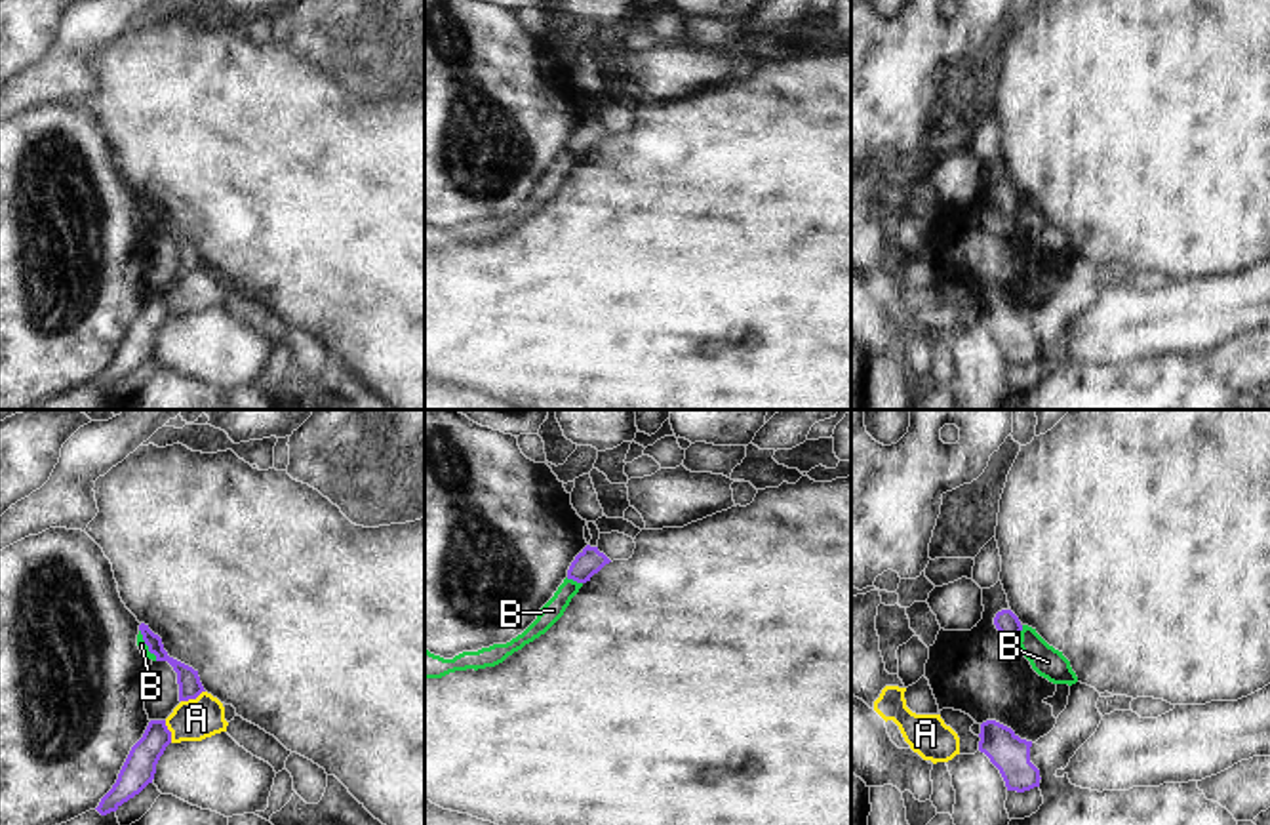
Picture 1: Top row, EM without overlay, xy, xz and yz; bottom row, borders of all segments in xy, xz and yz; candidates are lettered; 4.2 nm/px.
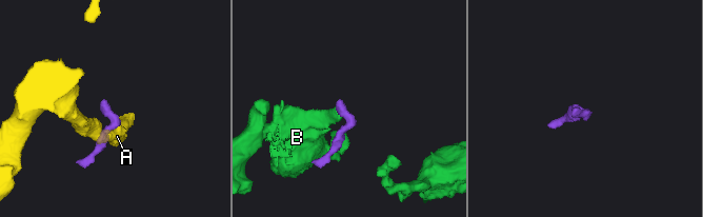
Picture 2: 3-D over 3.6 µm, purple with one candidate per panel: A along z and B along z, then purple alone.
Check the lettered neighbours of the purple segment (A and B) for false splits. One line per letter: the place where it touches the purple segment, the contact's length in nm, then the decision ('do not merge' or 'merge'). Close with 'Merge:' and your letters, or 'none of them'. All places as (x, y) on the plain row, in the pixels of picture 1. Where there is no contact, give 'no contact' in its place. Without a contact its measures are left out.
A: contact xy (193, 271); length 120 nm; do not merge
B: contact xy (145, 216); length 150 nm; do not merge
Merge: none of them

